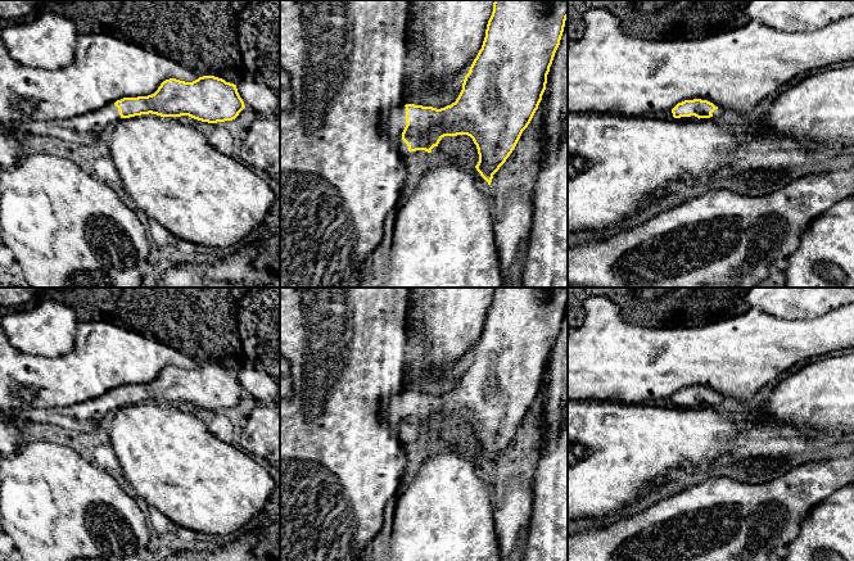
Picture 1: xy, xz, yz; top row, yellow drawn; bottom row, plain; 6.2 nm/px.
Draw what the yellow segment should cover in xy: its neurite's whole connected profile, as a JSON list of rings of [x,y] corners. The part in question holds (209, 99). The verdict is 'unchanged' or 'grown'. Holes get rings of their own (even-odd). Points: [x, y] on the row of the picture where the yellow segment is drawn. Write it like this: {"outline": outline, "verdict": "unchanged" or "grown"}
{"outline": [[[203,76],[193,82],[170,78],[152,95],[123,98],[78,117],[17,125],[17,130],[92,145],[108,135],[121,118],[152,113],[161,117],[189,116],[202,122],[217,123],[235,119],[244,108],[236,85],[222,78]]], "verdict": "grown"}

